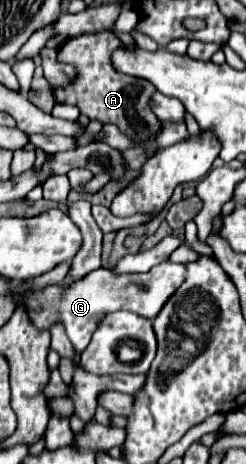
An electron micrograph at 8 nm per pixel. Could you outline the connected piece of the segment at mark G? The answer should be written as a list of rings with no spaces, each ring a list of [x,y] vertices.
[[[171,261],[157,265],[149,273],[133,273],[133,275],[113,275],[109,269],[101,267],[83,277],[81,281],[73,283],[69,289],[53,285],[37,291],[27,291],[19,295],[19,301],[27,301],[31,321],[39,329],[49,329],[51,323],[63,321],[75,353],[83,353],[83,349],[91,341],[91,335],[95,333],[99,319],[105,317],[109,311],[125,309],[141,317],[153,319],[159,313],[159,309],[163,309],[163,305],[171,299],[175,289],[183,285],[183,281],[185,281],[185,265],[177,265]]]

